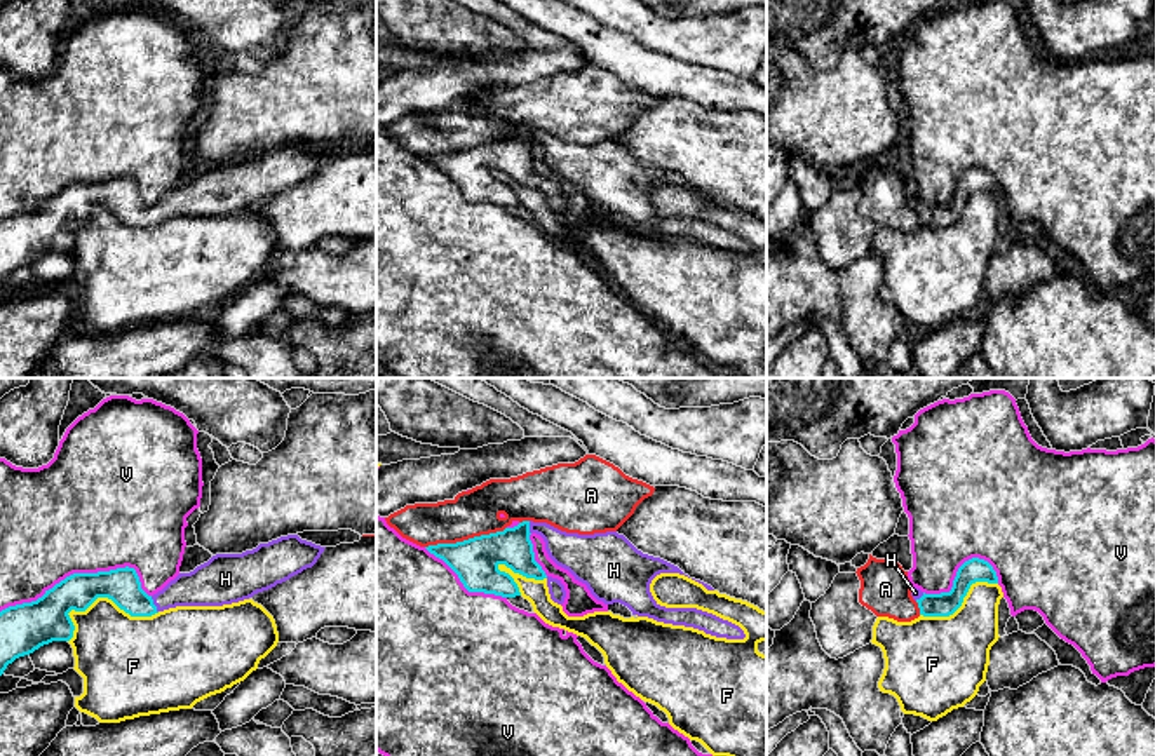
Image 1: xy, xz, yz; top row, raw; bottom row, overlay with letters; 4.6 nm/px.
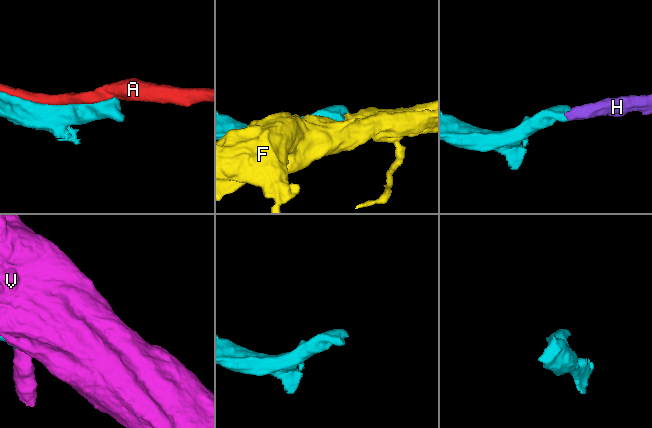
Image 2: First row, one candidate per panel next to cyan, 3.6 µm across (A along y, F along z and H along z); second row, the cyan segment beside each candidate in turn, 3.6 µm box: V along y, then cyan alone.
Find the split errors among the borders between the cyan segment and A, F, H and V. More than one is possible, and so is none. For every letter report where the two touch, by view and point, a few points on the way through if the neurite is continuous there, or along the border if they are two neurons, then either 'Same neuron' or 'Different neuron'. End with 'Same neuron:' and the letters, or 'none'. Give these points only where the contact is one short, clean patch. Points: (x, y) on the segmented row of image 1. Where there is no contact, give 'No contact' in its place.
A: Touches cyan at xz (466, 540). Different neuron
F: Touches cyan at xy (100, 596). Different neuron
H: Touches cyan at xy (154, 605). Path across: xy (122, 586), (141, 605), (154, 605), (176, 593), (204, 586). Same neuron
V: Touches cyan at xy (81, 573). Different neuron
Same neuron: H

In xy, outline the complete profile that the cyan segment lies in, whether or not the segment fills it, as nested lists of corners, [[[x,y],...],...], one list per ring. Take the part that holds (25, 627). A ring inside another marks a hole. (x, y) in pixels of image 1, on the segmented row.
[[[298,535],[280,537],[268,543],[260,543],[242,554],[216,554],[207,563],[190,573],[179,573],[162,591],[148,596],[141,589],[134,568],[117,568],[98,573],[73,573],[45,591],[42,597],[31,603],[9,606],[0,611],[0,676],[16,658],[33,653],[52,641],[70,641],[75,625],[70,611],[85,611],[98,597],[111,599],[131,617],[152,617],[159,611],[176,606],[223,606],[253,597],[277,584],[312,568],[326,547],[301,540]]]

